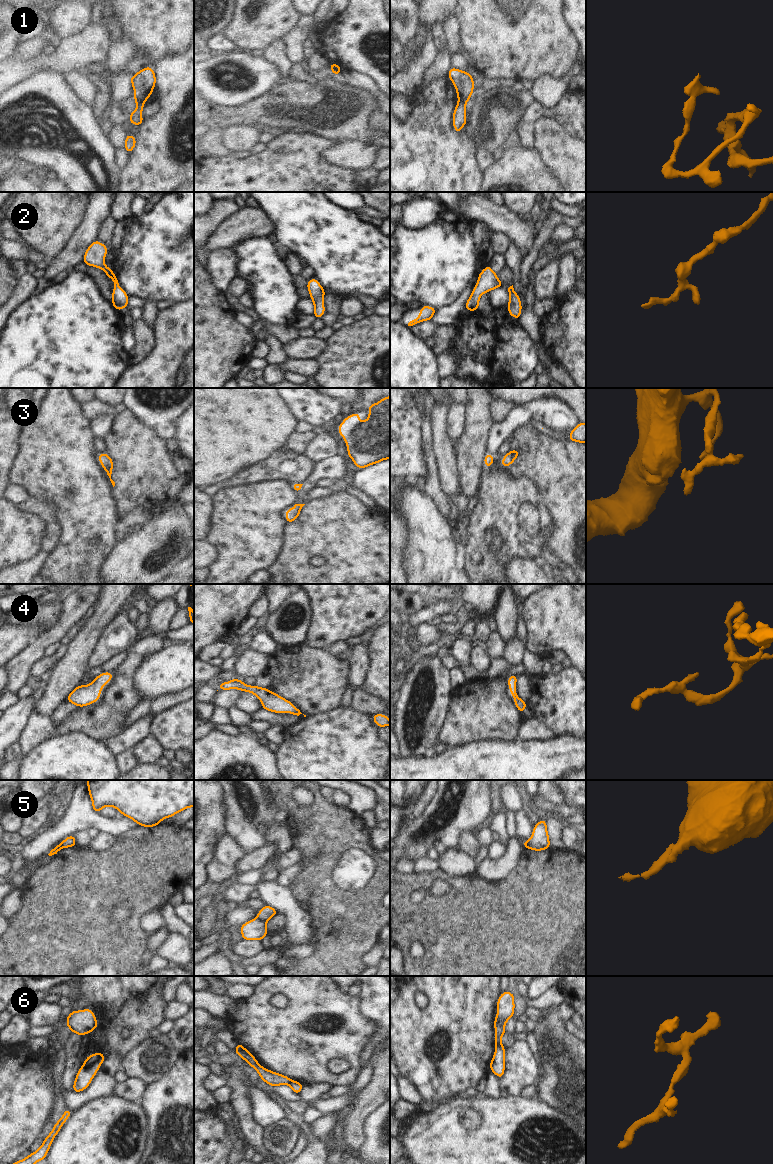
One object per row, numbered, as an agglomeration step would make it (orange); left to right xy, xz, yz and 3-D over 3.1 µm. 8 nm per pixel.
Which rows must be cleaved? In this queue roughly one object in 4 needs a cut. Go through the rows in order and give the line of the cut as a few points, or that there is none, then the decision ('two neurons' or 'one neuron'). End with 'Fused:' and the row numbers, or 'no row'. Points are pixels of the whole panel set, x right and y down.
1: xy (143, 101), (136, 102) | two neurons
2: no cut | one neuron
3: no cut | one neuron
4: no cut | one neuron
5: xz (257, 916), (266, 922) | two neurons
6: xz (292, 1080), (288, 1084) | two neurons
Fused: 1, 5, 6

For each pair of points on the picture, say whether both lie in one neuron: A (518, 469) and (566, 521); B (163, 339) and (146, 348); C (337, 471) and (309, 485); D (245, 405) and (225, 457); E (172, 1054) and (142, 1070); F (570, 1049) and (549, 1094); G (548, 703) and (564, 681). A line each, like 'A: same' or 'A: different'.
A: same
B: different
C: same
D: same
E: same
F: same
G: same

